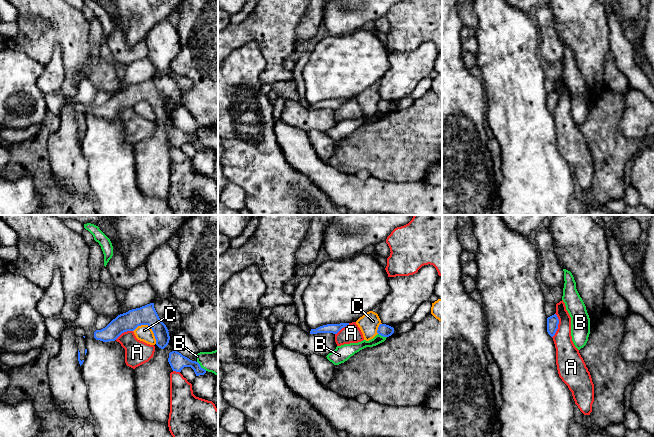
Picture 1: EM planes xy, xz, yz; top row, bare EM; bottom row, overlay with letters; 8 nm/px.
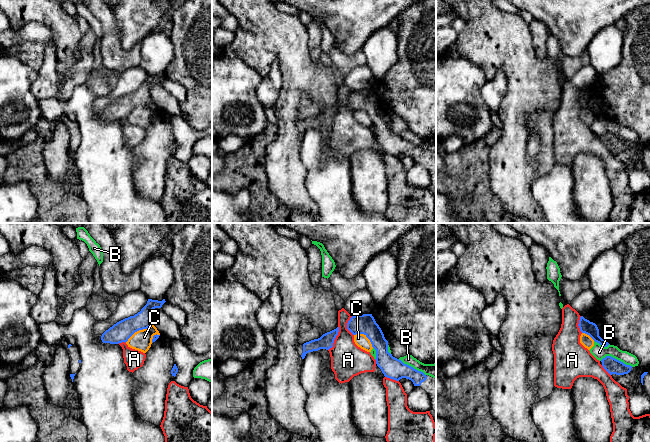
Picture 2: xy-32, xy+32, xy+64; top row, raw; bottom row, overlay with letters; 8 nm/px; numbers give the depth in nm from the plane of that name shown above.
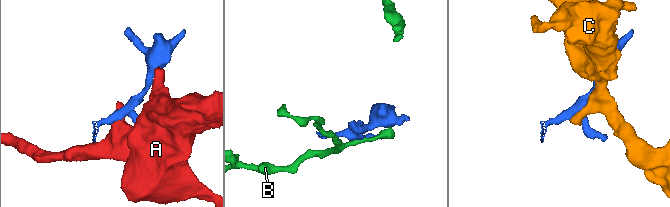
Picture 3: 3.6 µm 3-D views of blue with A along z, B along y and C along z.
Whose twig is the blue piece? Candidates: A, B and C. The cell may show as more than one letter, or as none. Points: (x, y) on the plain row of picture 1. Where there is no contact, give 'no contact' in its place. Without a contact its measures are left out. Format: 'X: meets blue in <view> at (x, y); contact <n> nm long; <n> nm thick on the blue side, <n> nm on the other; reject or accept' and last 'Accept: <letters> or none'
A: meets blue in yz at (557, 101); contact 200 nm long; 100 nm thick on the blue side, 180 nm on the other; reject
B: meets blue in xy at (200, 142); contact 110 nm long; 140 nm thick on the blue side, 190 nm on the other; reject
C: meets blue in xy at (149, 102); contact 220 nm long; 160 nm thick on the blue side, 130 nm on the other; reject
Accept: none

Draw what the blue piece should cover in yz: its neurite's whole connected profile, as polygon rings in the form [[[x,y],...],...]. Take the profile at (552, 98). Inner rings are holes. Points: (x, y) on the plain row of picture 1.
[[[556,90],[547,94],[547,108],[553,113],[558,105],[559,95]]]

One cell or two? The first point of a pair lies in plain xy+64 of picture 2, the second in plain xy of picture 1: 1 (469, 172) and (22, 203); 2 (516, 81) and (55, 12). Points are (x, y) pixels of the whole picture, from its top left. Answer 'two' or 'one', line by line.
1: two
2: one

